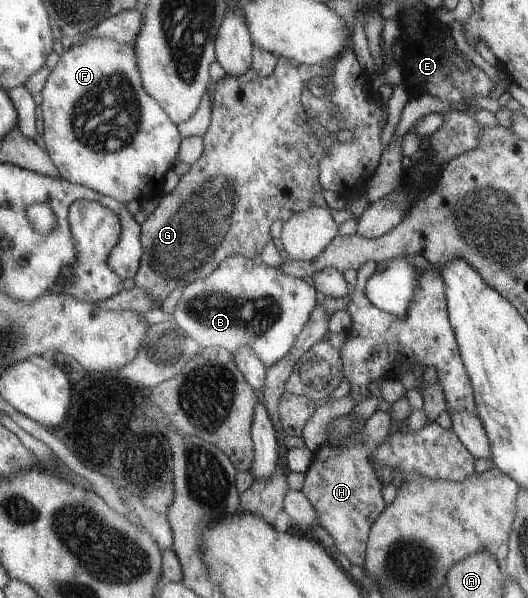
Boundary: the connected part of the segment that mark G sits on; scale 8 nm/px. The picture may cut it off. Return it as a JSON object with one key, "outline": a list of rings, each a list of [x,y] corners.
{"outline":[[[278,57],[270,76],[261,77],[251,67],[243,76],[226,75],[209,85],[212,110],[210,124],[202,137],[203,155],[190,165],[173,191],[162,195],[157,208],[140,225],[144,253],[134,280],[159,305],[177,287],[185,287],[215,272],[229,256],[241,254],[253,259],[256,252],[259,255],[272,241],[269,231],[273,221],[287,221],[297,212],[313,207],[316,191],[323,191],[320,184],[322,158],[336,141],[354,140],[350,134],[341,132],[335,137],[314,136],[307,123],[304,91],[313,77],[322,76],[327,82],[329,62],[307,65]]]}

